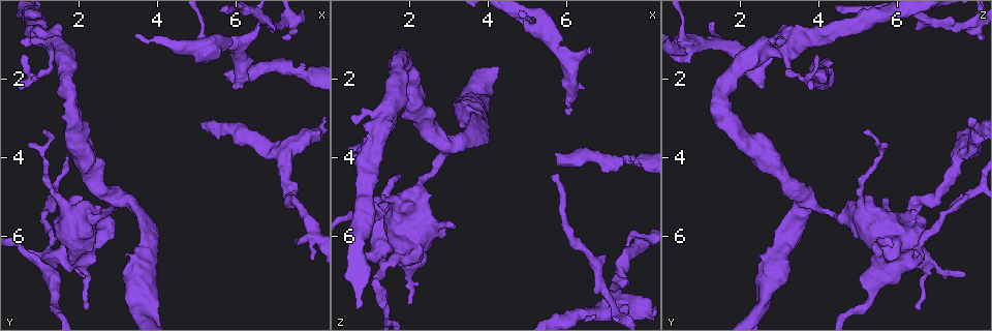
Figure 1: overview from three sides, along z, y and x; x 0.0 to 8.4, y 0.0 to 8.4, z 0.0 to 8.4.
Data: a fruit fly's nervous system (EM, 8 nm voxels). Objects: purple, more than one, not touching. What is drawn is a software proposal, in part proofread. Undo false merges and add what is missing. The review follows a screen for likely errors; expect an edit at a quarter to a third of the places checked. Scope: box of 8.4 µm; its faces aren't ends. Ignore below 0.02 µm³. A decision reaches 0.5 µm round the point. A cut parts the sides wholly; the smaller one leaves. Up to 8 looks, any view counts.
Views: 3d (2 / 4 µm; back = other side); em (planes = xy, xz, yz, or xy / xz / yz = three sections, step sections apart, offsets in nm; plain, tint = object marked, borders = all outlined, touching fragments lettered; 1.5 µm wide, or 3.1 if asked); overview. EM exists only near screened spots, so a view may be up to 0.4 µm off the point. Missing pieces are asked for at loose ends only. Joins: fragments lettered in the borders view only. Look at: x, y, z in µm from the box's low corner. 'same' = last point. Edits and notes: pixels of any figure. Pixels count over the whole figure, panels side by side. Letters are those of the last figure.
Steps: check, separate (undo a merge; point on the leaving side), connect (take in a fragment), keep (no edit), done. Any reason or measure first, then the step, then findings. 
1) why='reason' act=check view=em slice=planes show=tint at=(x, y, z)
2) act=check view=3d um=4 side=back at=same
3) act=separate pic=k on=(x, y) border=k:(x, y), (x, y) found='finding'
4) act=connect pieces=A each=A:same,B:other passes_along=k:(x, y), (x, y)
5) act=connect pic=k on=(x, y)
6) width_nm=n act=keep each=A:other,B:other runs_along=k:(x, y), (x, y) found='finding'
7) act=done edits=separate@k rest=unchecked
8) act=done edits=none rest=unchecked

why='free end' act=check view=3d um=4 side=back at=(5.70, 1.90, 3.95)

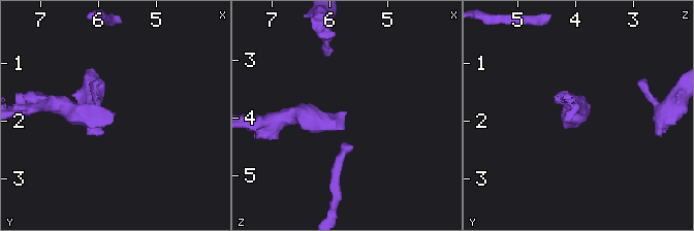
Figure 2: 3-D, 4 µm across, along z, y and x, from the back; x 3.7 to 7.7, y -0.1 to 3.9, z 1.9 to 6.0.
why='now the EM' act=check view=em slice=xy step=4 show=plain at=(5.70, 1.85, 3.95)

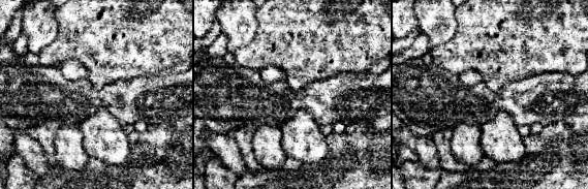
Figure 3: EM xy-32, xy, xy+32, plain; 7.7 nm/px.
why='what lies round it' act=check view=em slice=xy step=4 show=borders at=same

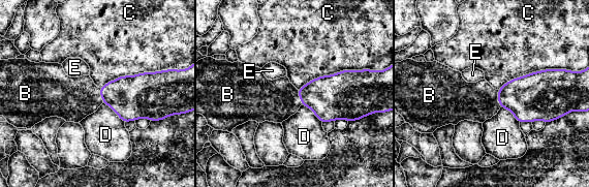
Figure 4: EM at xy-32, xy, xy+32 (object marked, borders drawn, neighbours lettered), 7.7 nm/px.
longest_contact=C:500nm act=connect pieces=B each=B:same,C:other,D:other,E:other found='the neuron continues'

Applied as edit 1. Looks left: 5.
why='calibre changes' act=check view=3d um=4 at=(2.60, 5.45, 4.35)

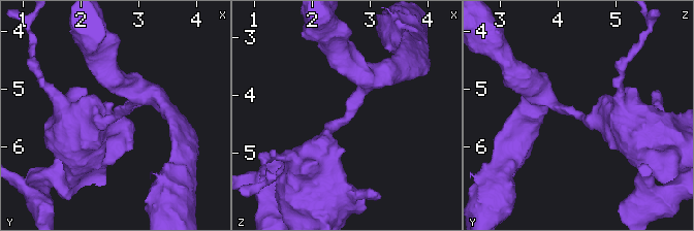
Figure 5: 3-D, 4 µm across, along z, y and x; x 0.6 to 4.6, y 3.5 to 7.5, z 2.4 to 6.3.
arm_widths_nm=240,550 why='now the EM' act=check view=em slice=yz step=4 show=tint at=(2.60, 5.45, 4.40)

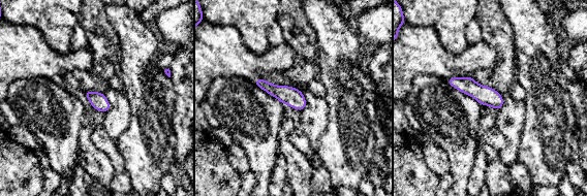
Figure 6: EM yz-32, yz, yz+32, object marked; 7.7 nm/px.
act=check view=em slice=planes show=borders at=same

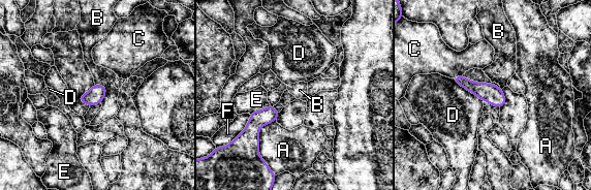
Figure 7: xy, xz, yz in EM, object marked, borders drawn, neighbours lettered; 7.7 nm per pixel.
act=keep each=A:other,B:other,C:other,D:other,E:other,F:other runs_along=7:(457, 78), (503, 101) found='one neuron here'

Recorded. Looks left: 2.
act=done edits=connect@4 rest=unchecked

